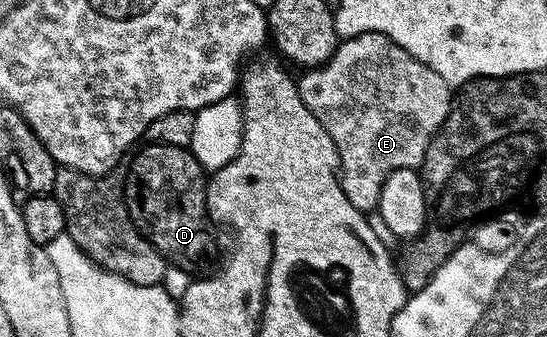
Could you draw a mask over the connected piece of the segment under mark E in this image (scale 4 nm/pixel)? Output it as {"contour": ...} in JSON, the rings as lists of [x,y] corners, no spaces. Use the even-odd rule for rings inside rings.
{"contour":[[[366,32],[353,38],[343,39],[337,45],[328,62],[305,69],[301,74],[304,75],[299,75],[298,85],[300,87],[300,95],[302,96],[302,104],[306,104],[306,108],[310,108],[310,112],[314,112],[314,116],[318,116],[322,128],[326,128],[326,132],[330,132],[330,140],[334,140],[336,151],[340,157],[340,183],[350,200],[350,204],[354,204],[354,208],[365,212],[375,211],[380,205],[380,193],[382,192],[384,178],[390,176],[390,172],[395,170],[411,170],[423,163],[428,146],[432,142],[432,137],[440,131],[446,116],[452,111],[453,87],[448,86],[446,80],[442,80],[442,76],[438,76],[438,72],[434,72],[434,68],[422,64],[422,60],[410,56],[410,52],[406,52],[406,48],[394,44],[394,40],[390,40],[390,36],[382,36],[378,32]]]}

